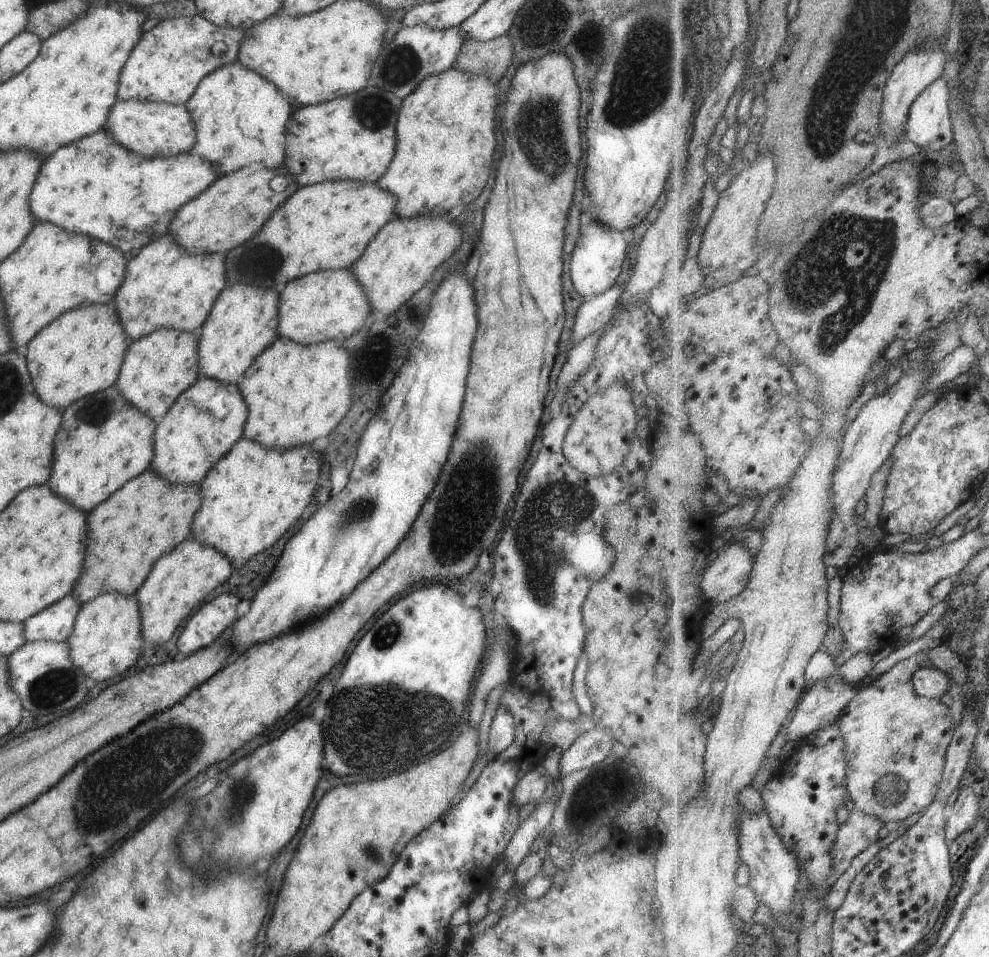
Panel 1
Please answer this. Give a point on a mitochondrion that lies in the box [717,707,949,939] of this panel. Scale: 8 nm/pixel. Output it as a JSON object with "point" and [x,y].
{"point":[890,788]}

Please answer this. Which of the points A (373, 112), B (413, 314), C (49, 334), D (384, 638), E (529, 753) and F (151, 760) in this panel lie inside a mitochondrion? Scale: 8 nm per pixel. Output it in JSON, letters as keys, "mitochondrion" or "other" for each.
{"A":"mitochondrion","B":"other","C":"other","D":"mitochondrion","E":"other","F":"mitochondrion"}

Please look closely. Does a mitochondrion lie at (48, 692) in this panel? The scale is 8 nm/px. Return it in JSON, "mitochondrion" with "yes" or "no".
{"mitochondrion":"yes"}

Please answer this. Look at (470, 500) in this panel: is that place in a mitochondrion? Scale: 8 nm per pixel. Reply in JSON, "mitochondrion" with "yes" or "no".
{"mitochondrion":"yes"}

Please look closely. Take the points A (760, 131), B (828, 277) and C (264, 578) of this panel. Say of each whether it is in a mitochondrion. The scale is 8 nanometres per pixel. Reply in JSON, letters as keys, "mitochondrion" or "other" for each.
{"A":"other","B":"mitochondrion","C":"other"}

